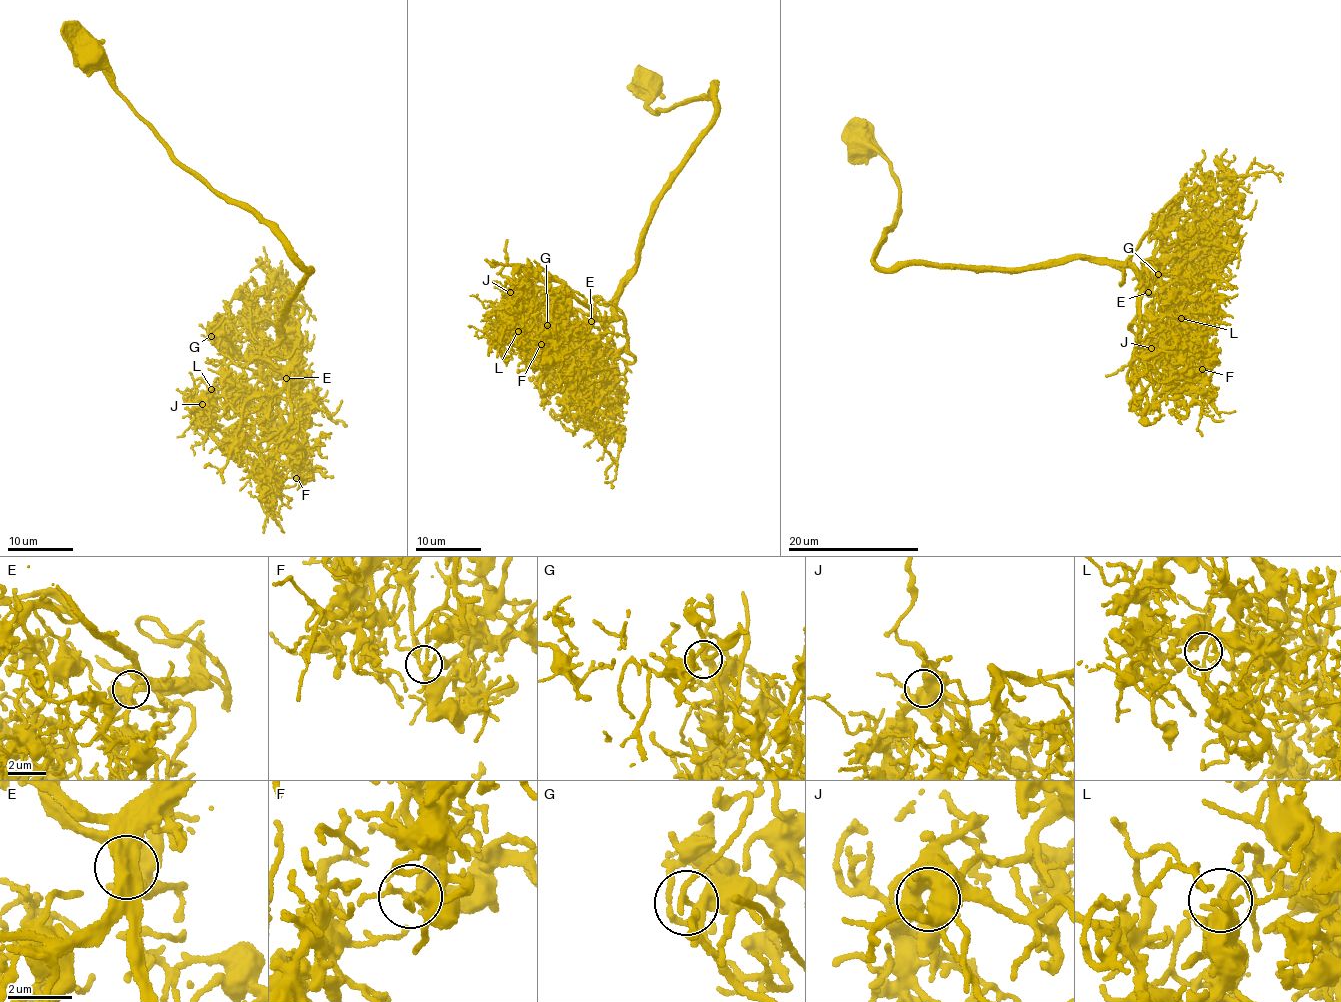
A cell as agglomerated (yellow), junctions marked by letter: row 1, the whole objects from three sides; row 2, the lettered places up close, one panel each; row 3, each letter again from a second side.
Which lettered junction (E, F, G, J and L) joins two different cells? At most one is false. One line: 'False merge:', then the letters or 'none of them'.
False merge: none of them

